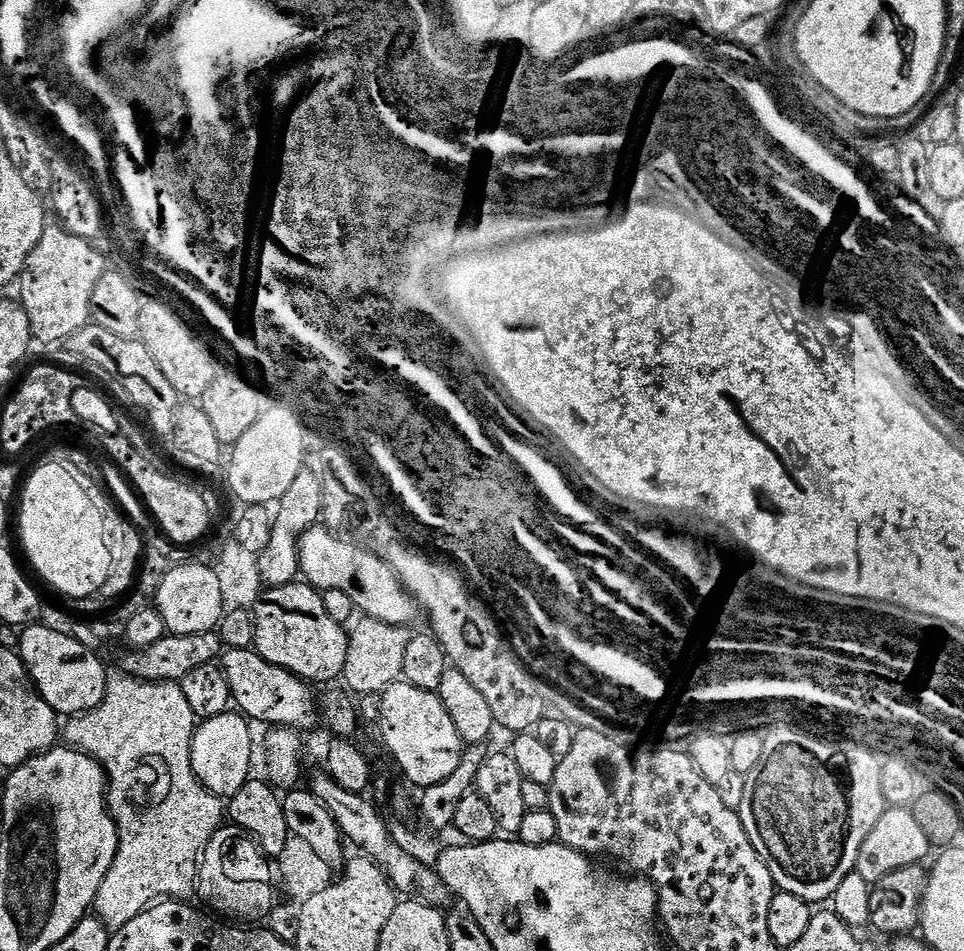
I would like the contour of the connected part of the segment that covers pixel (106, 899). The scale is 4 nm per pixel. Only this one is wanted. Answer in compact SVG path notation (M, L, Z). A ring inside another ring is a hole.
M112 674L100 705L81 716L71 717L63 725L63 743L96 759L108 777L108 810L120 841L118 854L96 895L94 912L110 930L134 922L138 914L161 898L188 898L197 891L201 855L226 816L225 801L206 790L192 769L192 733L197 724L194 710L190 710L190 702L186 702L179 683L155 684Z

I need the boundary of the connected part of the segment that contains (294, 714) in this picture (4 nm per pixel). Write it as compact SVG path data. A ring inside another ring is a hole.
M230 648L219 657L230 686L232 704L249 721L257 720L267 726L279 726L293 730L305 730L318 724L318 700L312 697L311 683L305 682L293 672L268 664L252 648Z

